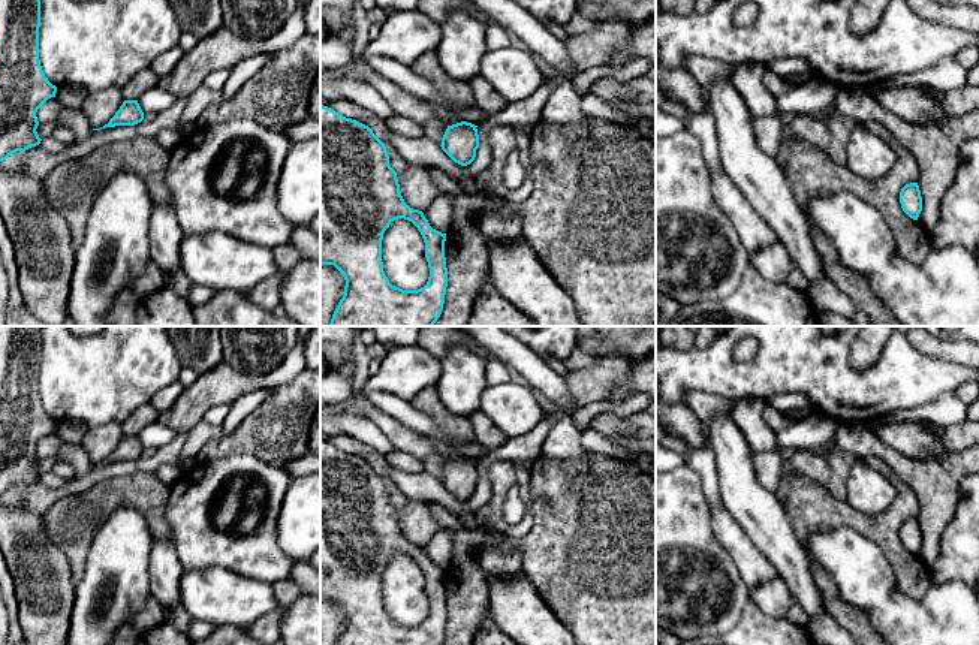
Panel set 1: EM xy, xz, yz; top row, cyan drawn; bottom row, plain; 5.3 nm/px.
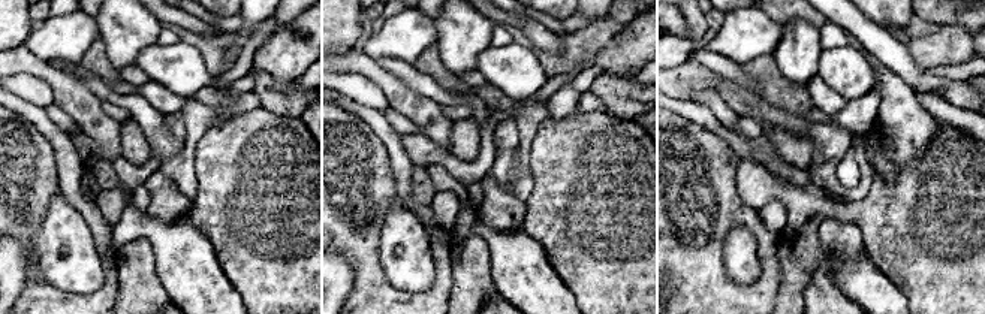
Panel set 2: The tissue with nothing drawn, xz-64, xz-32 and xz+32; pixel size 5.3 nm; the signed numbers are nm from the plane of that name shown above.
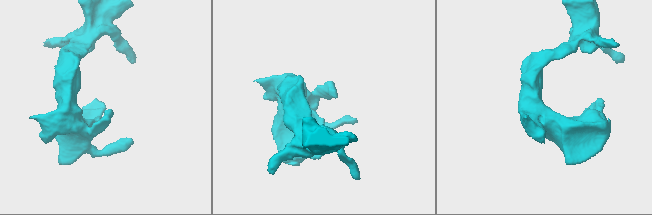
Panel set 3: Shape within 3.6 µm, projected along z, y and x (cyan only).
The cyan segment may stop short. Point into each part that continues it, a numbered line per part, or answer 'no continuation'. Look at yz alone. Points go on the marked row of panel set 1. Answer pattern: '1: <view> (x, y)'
no continuation

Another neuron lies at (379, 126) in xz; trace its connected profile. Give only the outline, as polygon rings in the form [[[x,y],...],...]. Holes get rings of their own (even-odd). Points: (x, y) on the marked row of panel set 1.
[[[371,114],[368,117],[368,127],[385,144],[388,156],[389,156],[389,165],[397,172],[398,184],[401,187],[403,175],[409,163],[401,157],[398,150],[394,147],[391,141],[391,130],[388,127],[388,123],[376,117],[374,114]]]

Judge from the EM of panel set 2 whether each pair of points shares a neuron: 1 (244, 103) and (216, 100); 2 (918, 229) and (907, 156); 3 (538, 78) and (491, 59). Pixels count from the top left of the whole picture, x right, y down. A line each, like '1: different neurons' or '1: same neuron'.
1: same neuron
2: different neurons
3: same neuron

